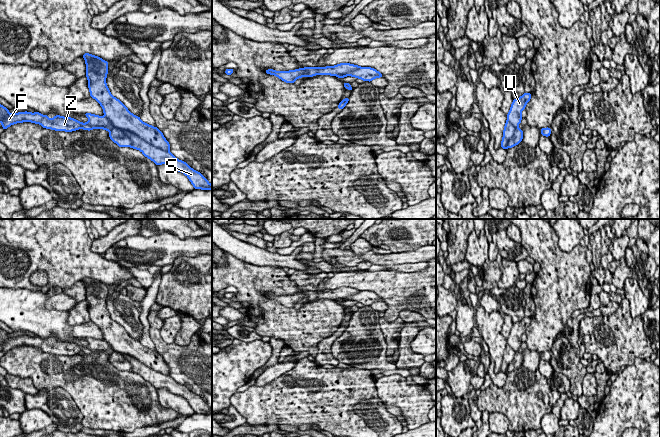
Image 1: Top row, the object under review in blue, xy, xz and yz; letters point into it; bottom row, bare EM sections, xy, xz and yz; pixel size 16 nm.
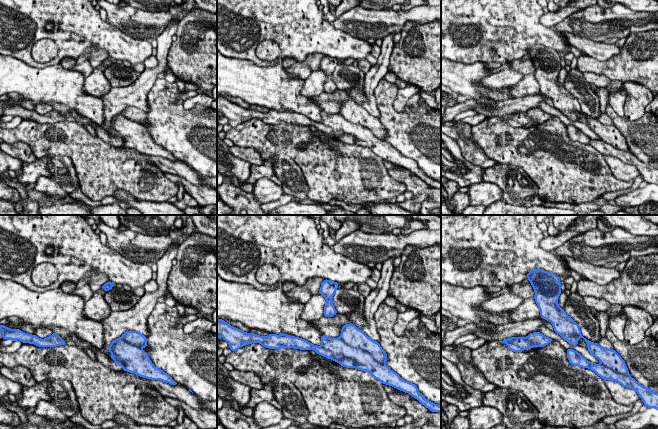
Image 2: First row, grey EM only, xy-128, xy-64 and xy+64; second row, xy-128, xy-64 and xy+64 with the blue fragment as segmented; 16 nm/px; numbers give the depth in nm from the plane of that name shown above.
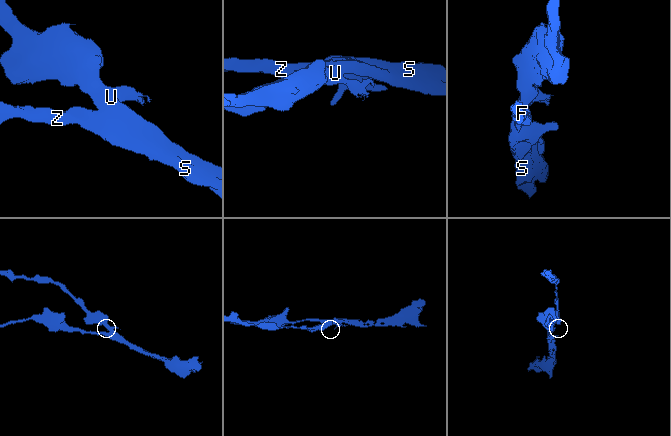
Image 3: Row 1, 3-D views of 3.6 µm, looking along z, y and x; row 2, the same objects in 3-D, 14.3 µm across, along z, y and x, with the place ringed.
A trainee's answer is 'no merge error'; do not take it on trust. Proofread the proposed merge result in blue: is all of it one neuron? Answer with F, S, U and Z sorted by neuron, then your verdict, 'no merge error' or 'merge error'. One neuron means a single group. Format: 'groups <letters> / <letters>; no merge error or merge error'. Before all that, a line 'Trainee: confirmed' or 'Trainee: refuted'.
Trainee: refuted
groups F S Z / U; merge error

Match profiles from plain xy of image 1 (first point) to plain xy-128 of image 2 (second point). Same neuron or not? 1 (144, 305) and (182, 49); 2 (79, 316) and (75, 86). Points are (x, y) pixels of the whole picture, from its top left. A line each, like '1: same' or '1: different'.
1: different
2: different

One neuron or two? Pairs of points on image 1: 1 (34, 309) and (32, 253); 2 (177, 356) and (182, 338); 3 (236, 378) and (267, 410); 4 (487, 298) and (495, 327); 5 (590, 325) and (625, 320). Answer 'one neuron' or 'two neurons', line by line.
1: two neurons
2: two neurons
3: two neurons
4: two neurons
5: one neuron

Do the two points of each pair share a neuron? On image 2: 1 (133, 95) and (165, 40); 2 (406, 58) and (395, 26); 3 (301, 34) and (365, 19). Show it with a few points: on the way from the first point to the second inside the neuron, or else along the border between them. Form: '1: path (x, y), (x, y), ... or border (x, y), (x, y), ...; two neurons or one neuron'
1: path (145, 81), (162, 64), (162, 54); one neuron
2: border (422, 24), (407, 22), (400, 33); two neurons
3: border (331, 23), (336, 28), (355, 37); two neurons

